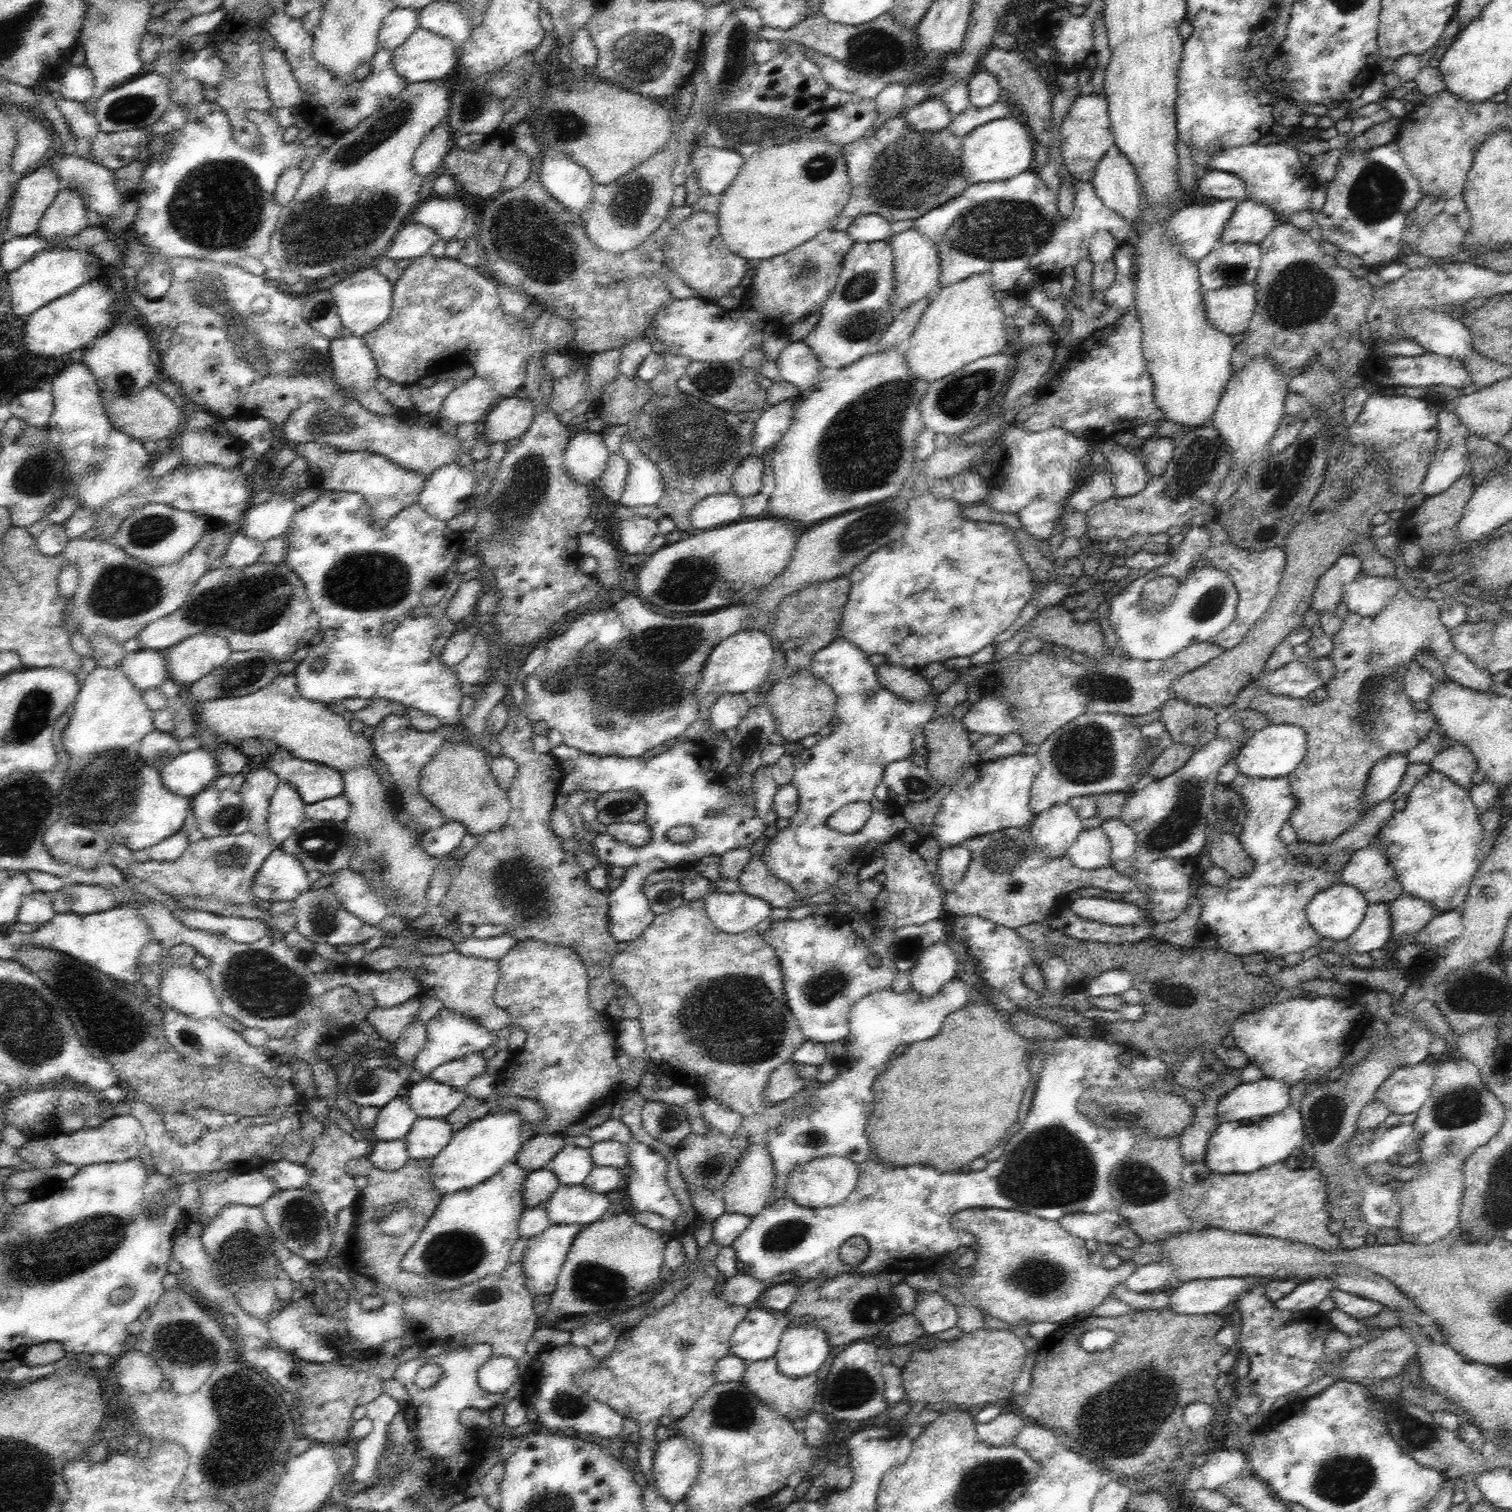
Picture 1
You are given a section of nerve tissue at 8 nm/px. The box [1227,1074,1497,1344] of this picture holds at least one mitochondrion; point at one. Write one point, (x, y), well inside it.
(1462, 1106)

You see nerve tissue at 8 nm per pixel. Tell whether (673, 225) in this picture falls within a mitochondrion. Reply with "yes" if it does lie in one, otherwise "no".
no

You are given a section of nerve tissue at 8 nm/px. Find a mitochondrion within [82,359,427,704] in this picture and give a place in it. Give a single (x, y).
(255, 604)

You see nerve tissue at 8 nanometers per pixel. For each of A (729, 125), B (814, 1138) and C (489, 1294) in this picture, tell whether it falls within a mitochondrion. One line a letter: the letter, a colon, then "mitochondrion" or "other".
A: mitochondrion
B: other
C: mitochondrion

